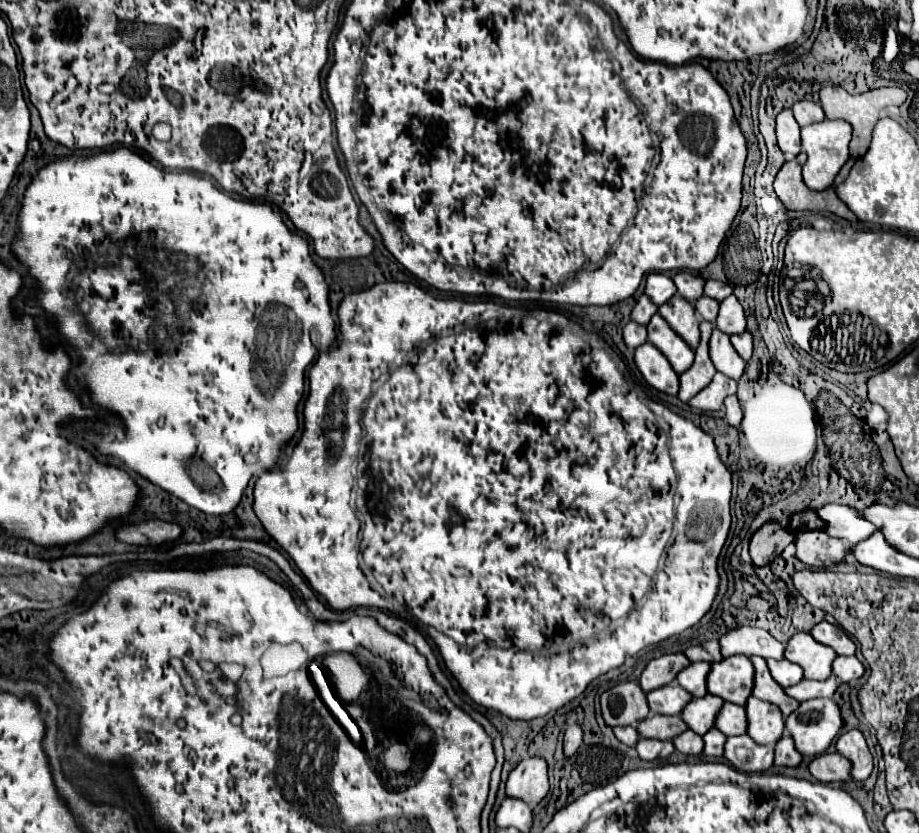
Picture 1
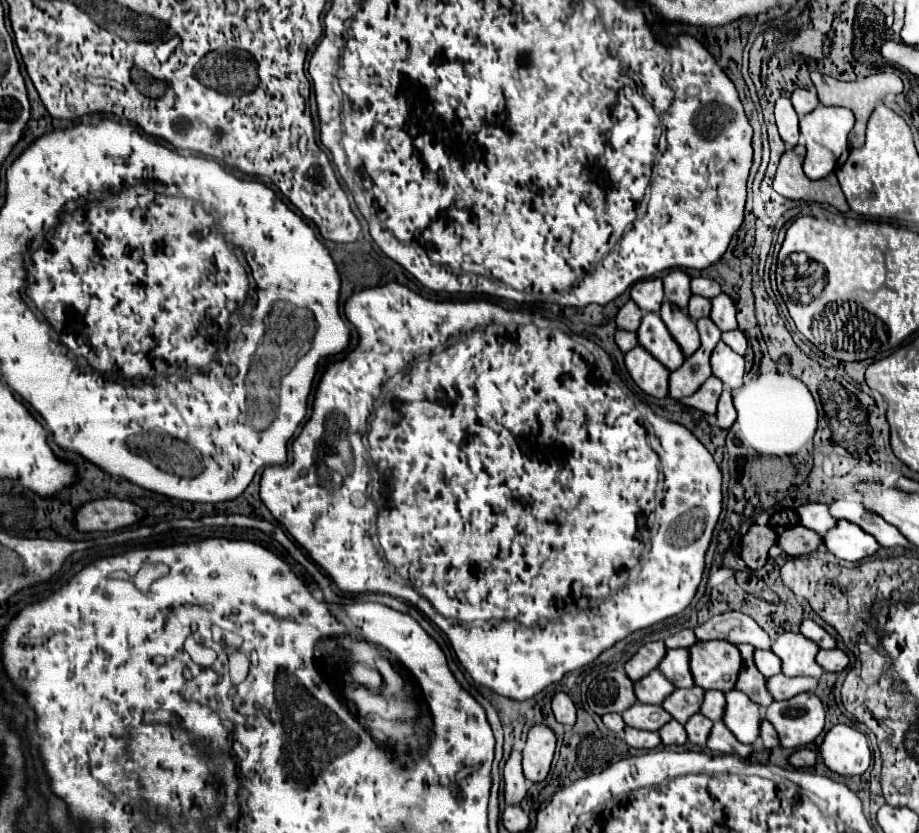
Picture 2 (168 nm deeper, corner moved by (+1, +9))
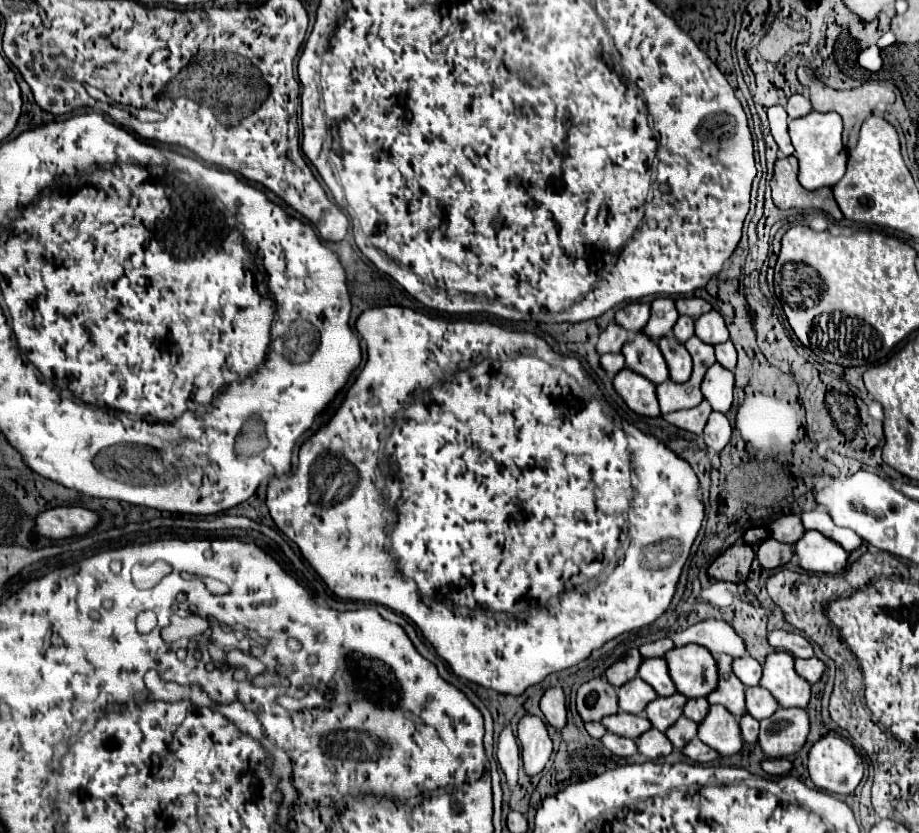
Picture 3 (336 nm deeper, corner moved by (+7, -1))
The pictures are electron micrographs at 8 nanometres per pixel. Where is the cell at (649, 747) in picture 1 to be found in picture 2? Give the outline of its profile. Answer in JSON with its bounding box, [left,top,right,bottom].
[625,727,661,749]

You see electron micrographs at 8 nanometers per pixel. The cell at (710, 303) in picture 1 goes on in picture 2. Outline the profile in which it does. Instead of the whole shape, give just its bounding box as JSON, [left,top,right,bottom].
[687,297,711,319]

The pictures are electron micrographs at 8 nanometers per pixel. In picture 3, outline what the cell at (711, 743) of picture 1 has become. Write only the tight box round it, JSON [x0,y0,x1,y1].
[665,717,697,749]

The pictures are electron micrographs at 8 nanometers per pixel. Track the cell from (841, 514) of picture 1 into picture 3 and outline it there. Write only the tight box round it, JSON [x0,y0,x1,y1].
[767,515,805,543]

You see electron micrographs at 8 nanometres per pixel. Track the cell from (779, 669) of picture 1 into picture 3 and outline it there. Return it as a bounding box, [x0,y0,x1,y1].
[731,657,761,685]

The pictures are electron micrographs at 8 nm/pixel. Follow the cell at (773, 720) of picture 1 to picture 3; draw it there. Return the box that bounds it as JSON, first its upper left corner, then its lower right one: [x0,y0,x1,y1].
[697,705,743,755]

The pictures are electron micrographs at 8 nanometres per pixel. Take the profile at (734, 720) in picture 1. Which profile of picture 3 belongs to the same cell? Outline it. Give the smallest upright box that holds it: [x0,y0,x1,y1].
[683,697,709,723]

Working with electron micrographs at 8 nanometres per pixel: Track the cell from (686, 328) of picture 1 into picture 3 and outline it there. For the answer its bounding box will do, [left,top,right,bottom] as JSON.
[659,337,691,383]

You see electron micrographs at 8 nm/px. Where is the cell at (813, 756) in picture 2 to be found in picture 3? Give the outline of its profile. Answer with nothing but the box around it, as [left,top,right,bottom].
[761,759,791,777]

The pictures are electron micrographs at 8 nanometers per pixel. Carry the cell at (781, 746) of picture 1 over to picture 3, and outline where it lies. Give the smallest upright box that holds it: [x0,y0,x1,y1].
[739,715,759,743]

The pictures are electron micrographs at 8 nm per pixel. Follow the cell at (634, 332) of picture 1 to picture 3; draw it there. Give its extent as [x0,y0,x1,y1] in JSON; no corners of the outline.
[599,353,625,375]

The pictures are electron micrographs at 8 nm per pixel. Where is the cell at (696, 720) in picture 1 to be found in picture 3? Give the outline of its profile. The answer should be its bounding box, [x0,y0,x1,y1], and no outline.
[645,693,687,731]

